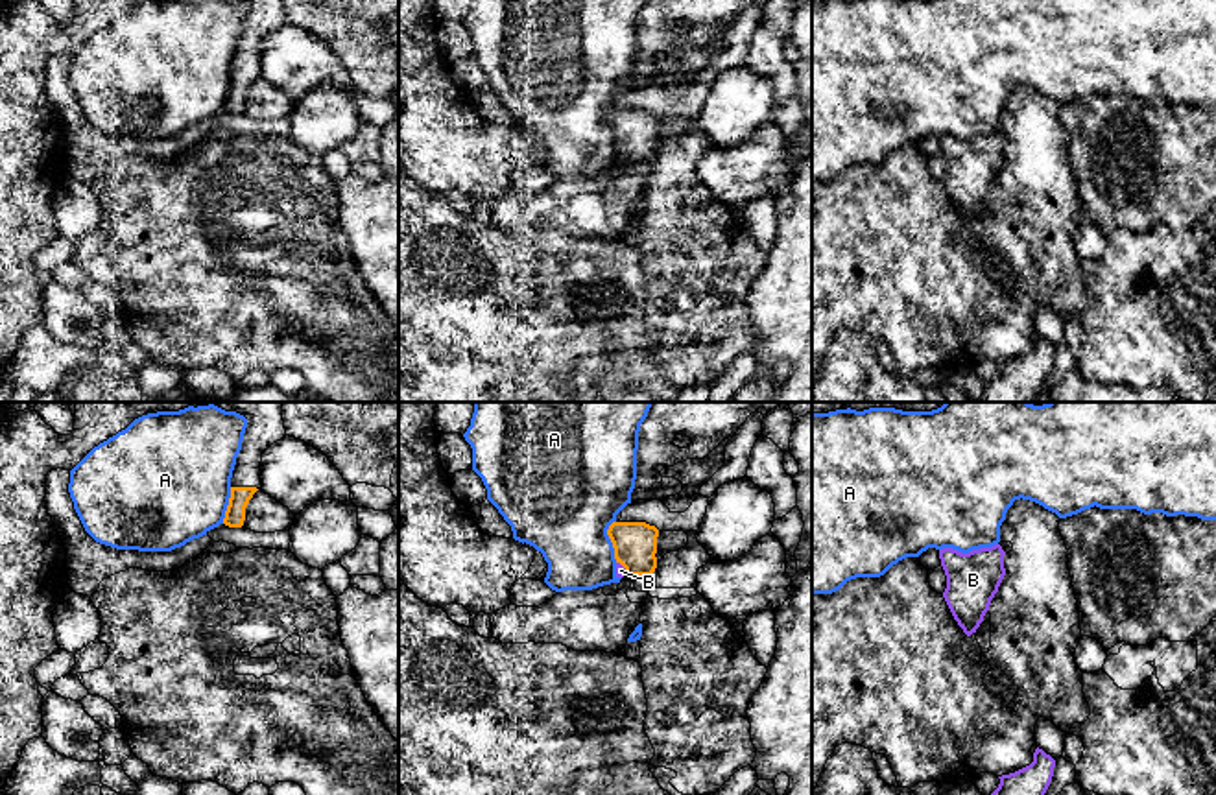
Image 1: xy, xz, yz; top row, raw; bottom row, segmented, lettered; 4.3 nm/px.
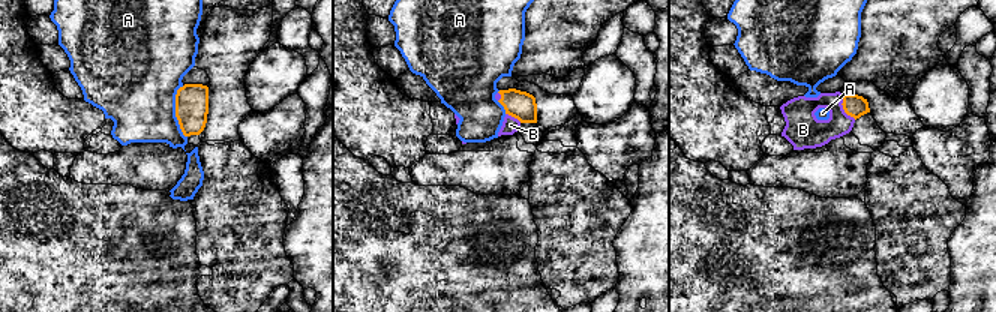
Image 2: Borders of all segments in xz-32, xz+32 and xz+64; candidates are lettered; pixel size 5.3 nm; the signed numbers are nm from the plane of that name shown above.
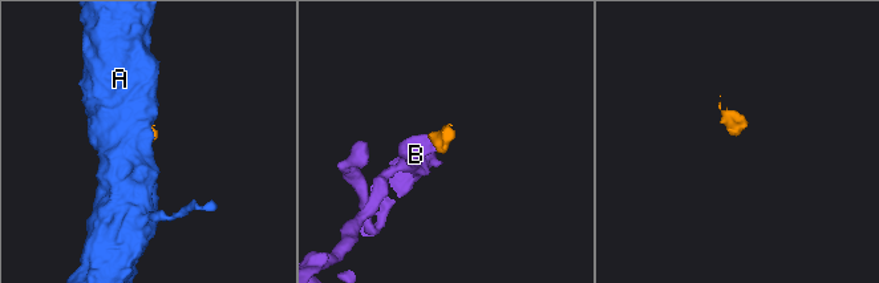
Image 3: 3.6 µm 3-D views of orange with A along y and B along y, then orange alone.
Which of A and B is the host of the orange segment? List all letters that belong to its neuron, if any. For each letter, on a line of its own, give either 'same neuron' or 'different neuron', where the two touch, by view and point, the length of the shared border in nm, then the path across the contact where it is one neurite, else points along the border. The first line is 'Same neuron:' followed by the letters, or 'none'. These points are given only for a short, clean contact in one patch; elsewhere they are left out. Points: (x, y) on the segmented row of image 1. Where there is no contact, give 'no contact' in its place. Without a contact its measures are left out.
Same neuron: B
A: different neuron; contact xz (611, 541); length 180 nm
B: same neuron; contact xz (624, 567); length 80 nm; way xz (635, 543), (635, 556), (624, 567), (620, 570)

